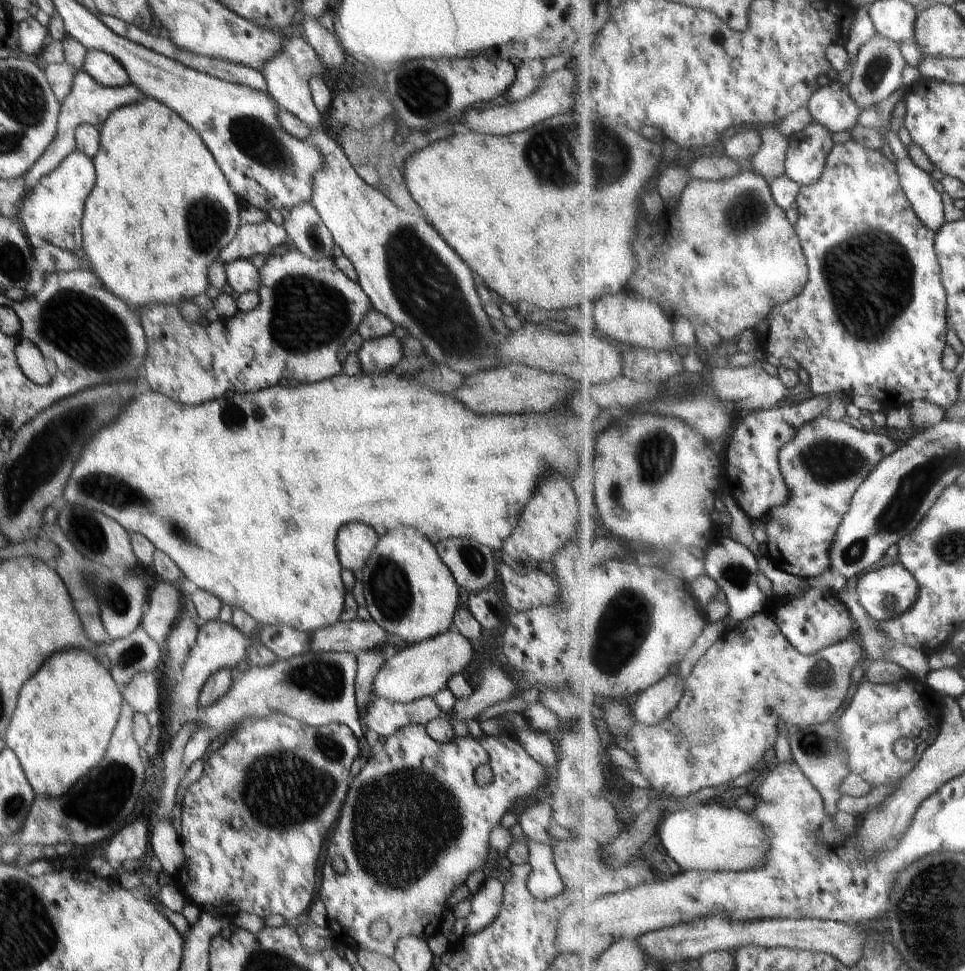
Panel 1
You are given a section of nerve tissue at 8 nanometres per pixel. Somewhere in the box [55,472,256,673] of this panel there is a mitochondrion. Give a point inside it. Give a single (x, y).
(92, 539)

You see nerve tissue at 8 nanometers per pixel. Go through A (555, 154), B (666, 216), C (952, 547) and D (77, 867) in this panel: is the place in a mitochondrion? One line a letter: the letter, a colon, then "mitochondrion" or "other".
A: mitochondrion
B: other
C: mitochondrion
D: other

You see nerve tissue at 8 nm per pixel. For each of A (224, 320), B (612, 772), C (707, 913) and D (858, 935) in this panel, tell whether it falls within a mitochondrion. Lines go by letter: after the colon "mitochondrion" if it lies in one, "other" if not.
A: other
B: other
C: other
D: other

